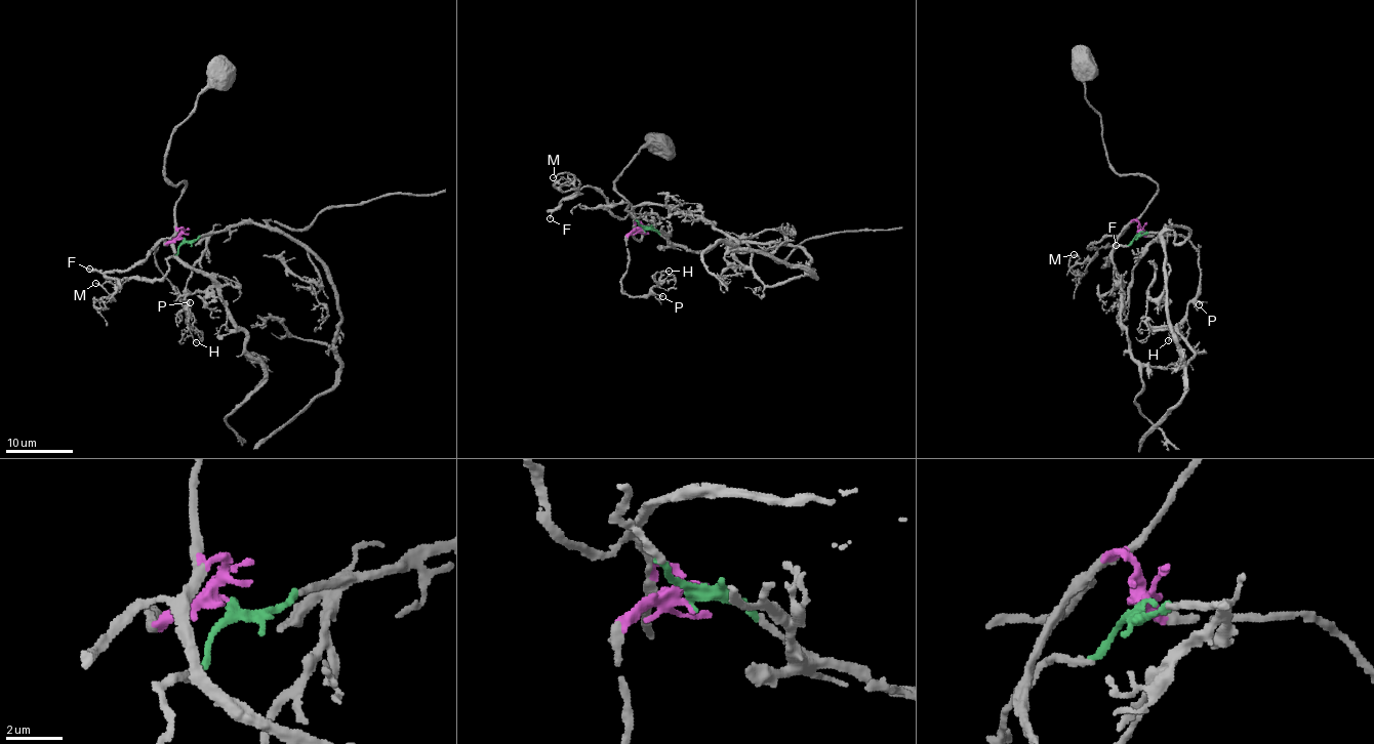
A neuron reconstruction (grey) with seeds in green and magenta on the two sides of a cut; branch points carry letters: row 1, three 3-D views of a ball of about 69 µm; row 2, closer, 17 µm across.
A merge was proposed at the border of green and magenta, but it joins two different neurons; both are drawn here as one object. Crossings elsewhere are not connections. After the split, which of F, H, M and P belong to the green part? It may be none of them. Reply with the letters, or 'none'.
none

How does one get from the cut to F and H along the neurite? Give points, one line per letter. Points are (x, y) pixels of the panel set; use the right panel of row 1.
F: (1141, 232), (1134, 219), (1117, 236), (1108, 236), (1088, 246), (1116, 246)
H: (1141, 232), (1150, 236), (1182, 236), (1197, 250), (1200, 287), (1168, 341)

